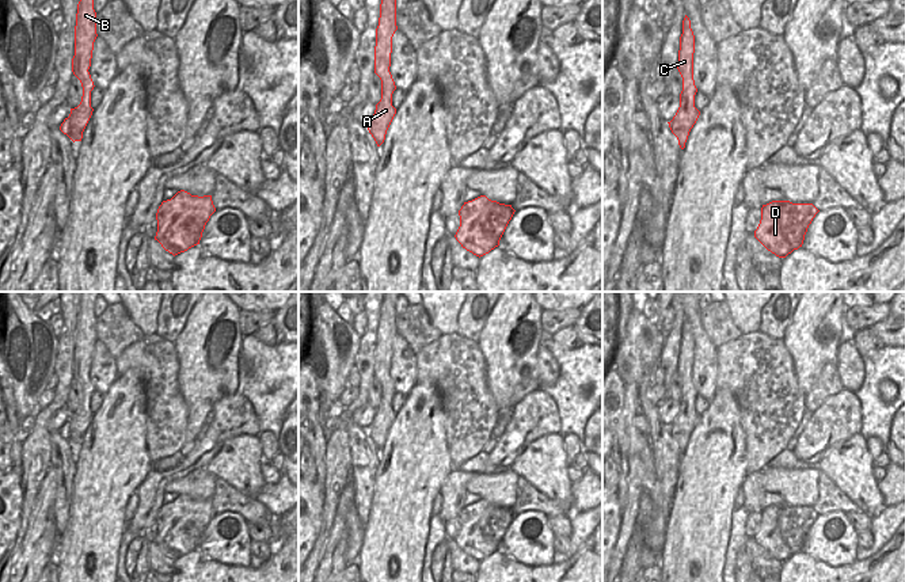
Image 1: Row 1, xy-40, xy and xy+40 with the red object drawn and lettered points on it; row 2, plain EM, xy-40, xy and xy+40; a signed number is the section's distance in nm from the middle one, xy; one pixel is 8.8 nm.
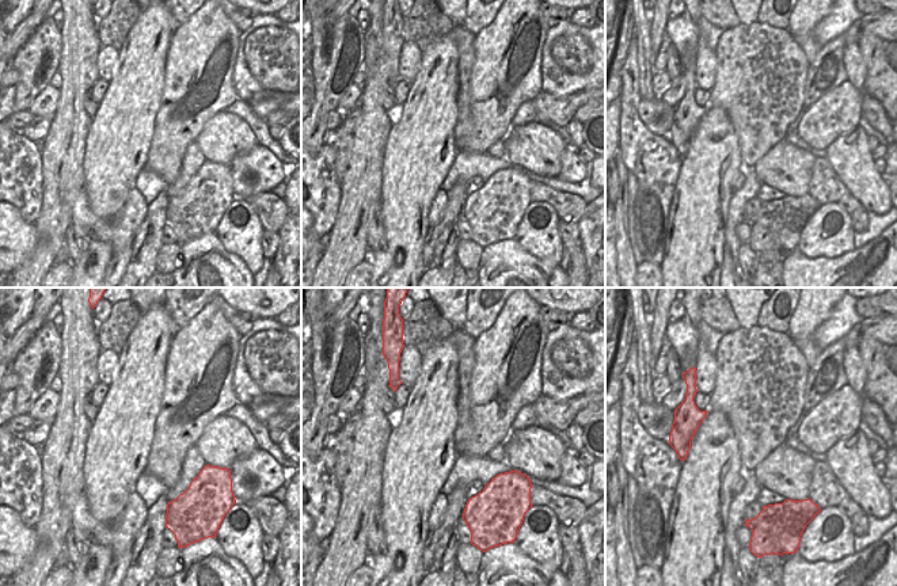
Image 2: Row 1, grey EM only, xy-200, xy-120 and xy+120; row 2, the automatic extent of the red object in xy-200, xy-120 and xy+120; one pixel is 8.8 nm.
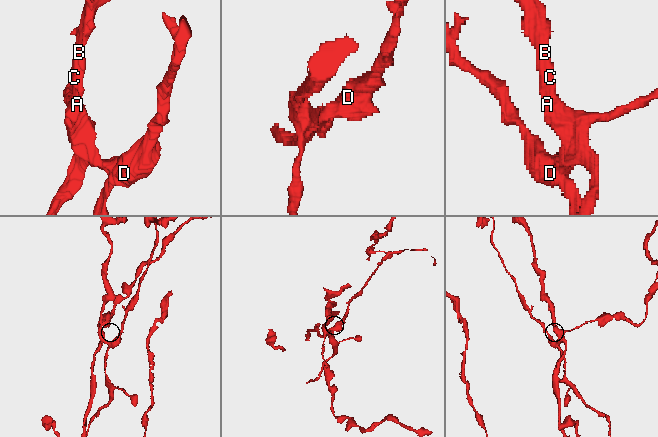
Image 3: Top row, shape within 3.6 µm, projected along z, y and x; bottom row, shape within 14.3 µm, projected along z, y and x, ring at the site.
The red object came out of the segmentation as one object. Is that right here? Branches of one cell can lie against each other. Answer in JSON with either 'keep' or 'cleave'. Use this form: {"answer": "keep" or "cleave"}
{"answer": "cleave"}

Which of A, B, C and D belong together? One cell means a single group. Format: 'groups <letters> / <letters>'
groups A B C / D

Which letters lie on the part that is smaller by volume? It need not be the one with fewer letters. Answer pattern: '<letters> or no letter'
D

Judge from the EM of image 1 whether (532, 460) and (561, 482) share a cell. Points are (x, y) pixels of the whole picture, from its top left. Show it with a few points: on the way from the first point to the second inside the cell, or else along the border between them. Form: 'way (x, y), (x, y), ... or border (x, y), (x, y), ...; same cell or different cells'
way (539, 464), (554, 478); same cell

